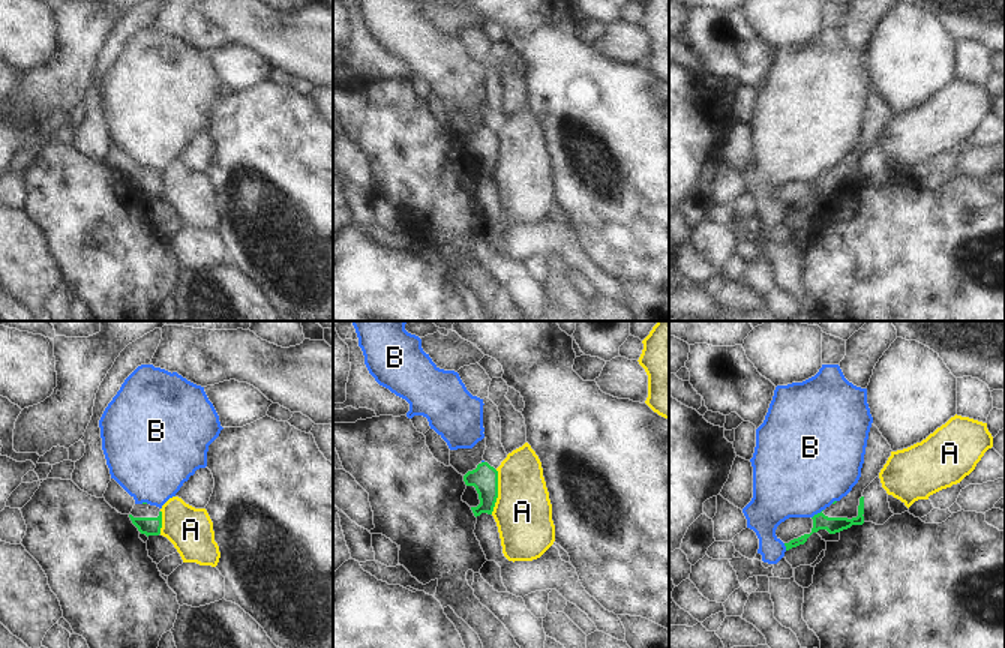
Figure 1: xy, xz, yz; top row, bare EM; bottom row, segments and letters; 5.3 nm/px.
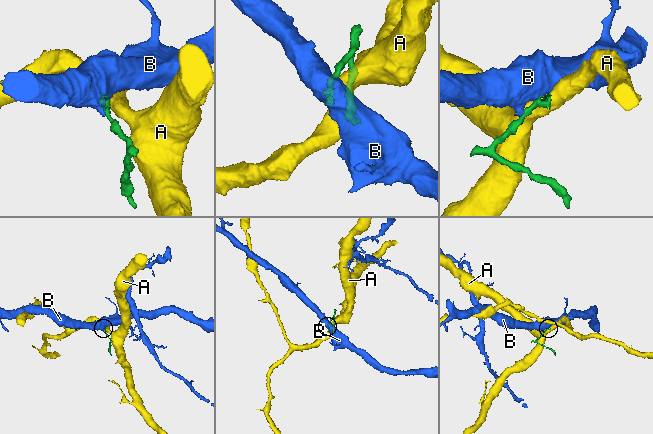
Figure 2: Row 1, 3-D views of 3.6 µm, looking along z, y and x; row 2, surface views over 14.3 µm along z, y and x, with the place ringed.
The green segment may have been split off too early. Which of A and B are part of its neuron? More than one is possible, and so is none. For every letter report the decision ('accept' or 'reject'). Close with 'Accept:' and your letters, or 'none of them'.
A: reject
B: reject
Accept: none of them

